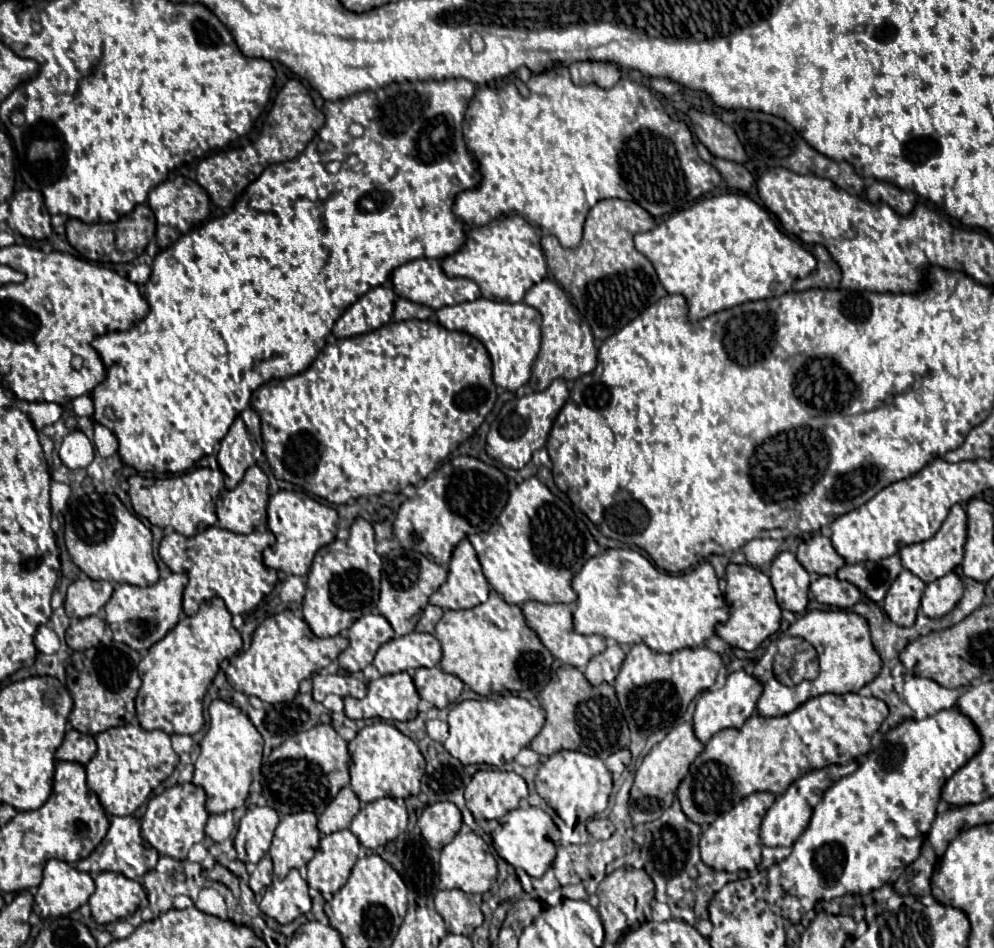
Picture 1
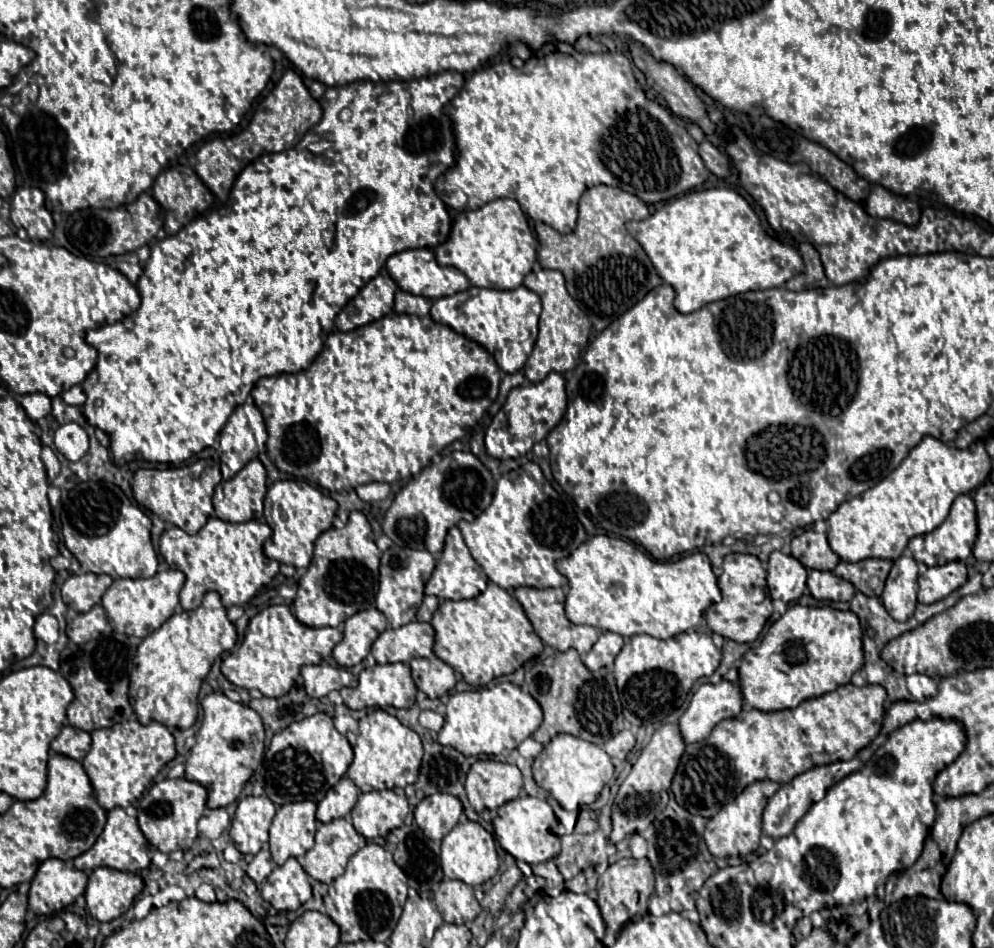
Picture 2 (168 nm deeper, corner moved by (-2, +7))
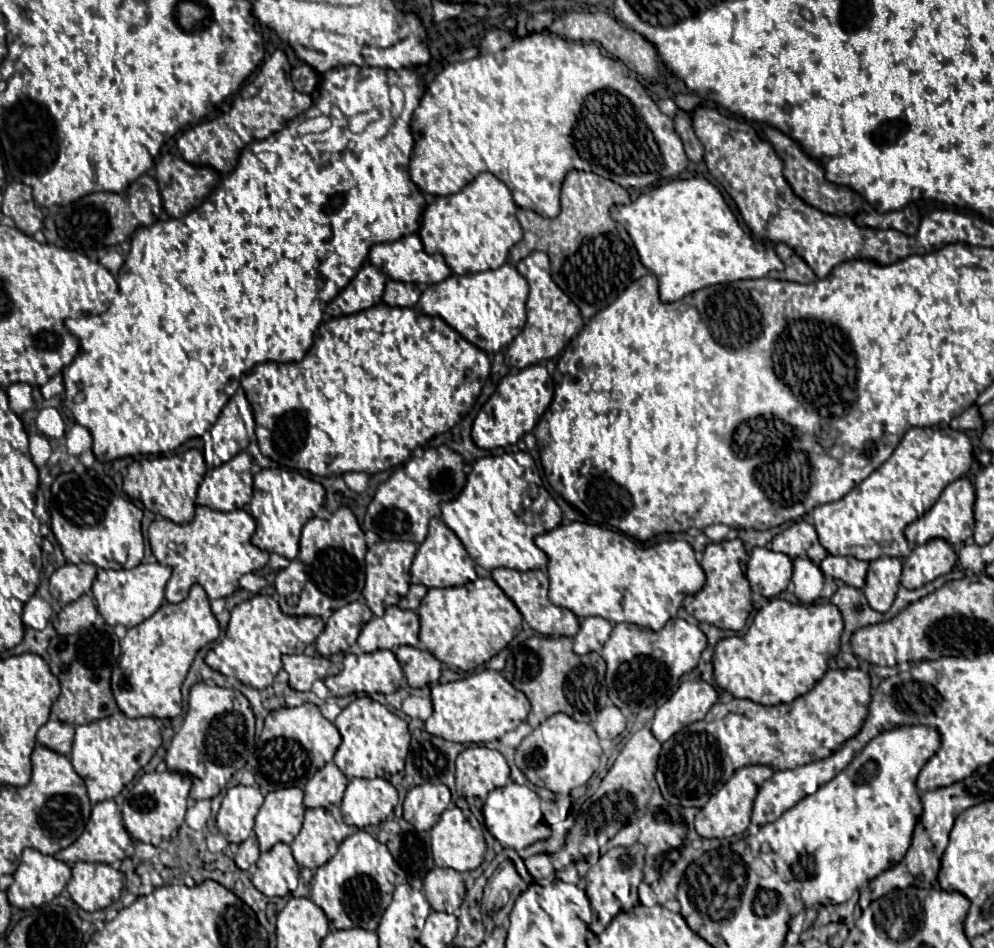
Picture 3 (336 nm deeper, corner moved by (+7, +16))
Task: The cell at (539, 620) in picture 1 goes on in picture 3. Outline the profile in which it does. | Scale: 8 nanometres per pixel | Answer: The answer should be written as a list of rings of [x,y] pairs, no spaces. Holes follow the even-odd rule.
[[[497,568],[491,572],[491,578],[497,582],[497,586],[515,602],[517,610],[523,614],[523,620],[537,630],[543,636],[569,636],[573,638],[579,628],[577,616],[567,610],[559,608],[549,602],[547,598],[547,588],[549,588],[549,578],[543,570],[529,570],[529,572],[519,572],[519,570],[509,570],[509,568]]]

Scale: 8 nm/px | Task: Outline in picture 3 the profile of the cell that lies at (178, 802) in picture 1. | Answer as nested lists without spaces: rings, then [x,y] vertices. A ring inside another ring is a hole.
[[[149,772],[139,778],[139,782],[131,788],[125,804],[123,804],[123,822],[127,832],[133,840],[149,842],[153,846],[159,846],[163,840],[171,838],[173,832],[181,828],[185,822],[187,812],[187,798],[191,792],[191,778],[181,776],[179,772]]]

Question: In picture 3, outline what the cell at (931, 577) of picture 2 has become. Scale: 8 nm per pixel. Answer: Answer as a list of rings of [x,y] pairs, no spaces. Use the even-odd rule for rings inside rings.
[[[935,538],[923,546],[917,546],[903,564],[901,584],[909,590],[921,588],[935,578],[947,574],[957,562],[957,554],[949,542]]]

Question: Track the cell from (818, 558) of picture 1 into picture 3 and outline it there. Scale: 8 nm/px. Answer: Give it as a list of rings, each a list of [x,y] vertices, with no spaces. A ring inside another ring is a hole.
[[[799,520],[793,526],[789,526],[785,532],[777,534],[771,540],[771,550],[783,552],[789,558],[803,556],[803,558],[813,560],[815,564],[821,564],[821,560],[827,556],[827,550],[817,540],[815,528],[807,524],[805,520]]]

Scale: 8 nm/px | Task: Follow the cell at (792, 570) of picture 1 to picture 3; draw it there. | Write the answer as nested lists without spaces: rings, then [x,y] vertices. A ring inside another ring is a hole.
[[[755,548],[747,562],[747,578],[751,590],[767,598],[779,596],[791,582],[791,558],[769,548]]]

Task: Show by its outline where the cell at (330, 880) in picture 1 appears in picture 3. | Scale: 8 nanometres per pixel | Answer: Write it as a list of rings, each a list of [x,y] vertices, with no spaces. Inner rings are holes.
[[[339,806],[311,808],[305,812],[303,828],[295,836],[291,850],[299,866],[315,872],[337,854],[337,848],[349,834],[351,828],[345,824]]]

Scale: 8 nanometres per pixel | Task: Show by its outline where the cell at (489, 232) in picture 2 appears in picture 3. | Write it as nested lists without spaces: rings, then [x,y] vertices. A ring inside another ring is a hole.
[[[483,172],[463,190],[451,196],[437,196],[423,212],[419,236],[425,252],[443,254],[455,274],[473,274],[495,270],[509,260],[511,248],[523,238],[523,228],[517,222],[517,204],[509,188],[493,174]]]

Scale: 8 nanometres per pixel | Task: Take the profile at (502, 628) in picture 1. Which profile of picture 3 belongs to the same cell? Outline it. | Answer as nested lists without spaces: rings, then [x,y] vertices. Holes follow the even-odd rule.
[[[491,576],[465,586],[431,588],[419,606],[419,642],[453,672],[471,672],[497,656],[523,628],[523,616]]]

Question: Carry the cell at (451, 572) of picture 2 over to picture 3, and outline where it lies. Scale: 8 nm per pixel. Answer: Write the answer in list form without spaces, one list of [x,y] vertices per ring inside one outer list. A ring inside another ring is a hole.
[[[433,518],[429,522],[429,534],[425,542],[419,546],[411,566],[411,584],[423,584],[427,588],[449,588],[463,586],[467,582],[473,582],[475,578],[475,562],[463,548],[461,540],[455,536],[453,530],[447,528],[447,524],[441,518]]]

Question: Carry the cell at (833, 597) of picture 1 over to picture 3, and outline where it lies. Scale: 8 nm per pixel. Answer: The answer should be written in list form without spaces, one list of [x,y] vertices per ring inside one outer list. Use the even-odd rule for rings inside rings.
[[[809,558],[793,560],[793,584],[795,596],[807,604],[819,598],[831,598],[833,592],[837,592],[837,582],[831,576],[825,576]]]

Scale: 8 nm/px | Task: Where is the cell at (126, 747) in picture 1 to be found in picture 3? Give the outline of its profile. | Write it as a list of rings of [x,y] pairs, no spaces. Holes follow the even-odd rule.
[[[121,710],[111,716],[75,728],[75,742],[69,760],[75,772],[85,780],[91,804],[115,798],[135,774],[149,764],[161,746],[161,730],[153,718],[127,718]]]

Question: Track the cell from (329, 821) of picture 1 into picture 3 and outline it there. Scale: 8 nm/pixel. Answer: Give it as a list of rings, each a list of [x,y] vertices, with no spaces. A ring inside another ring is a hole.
[[[329,762],[305,786],[305,806],[319,808],[327,804],[341,804],[345,786],[347,778],[343,772],[333,762]]]

